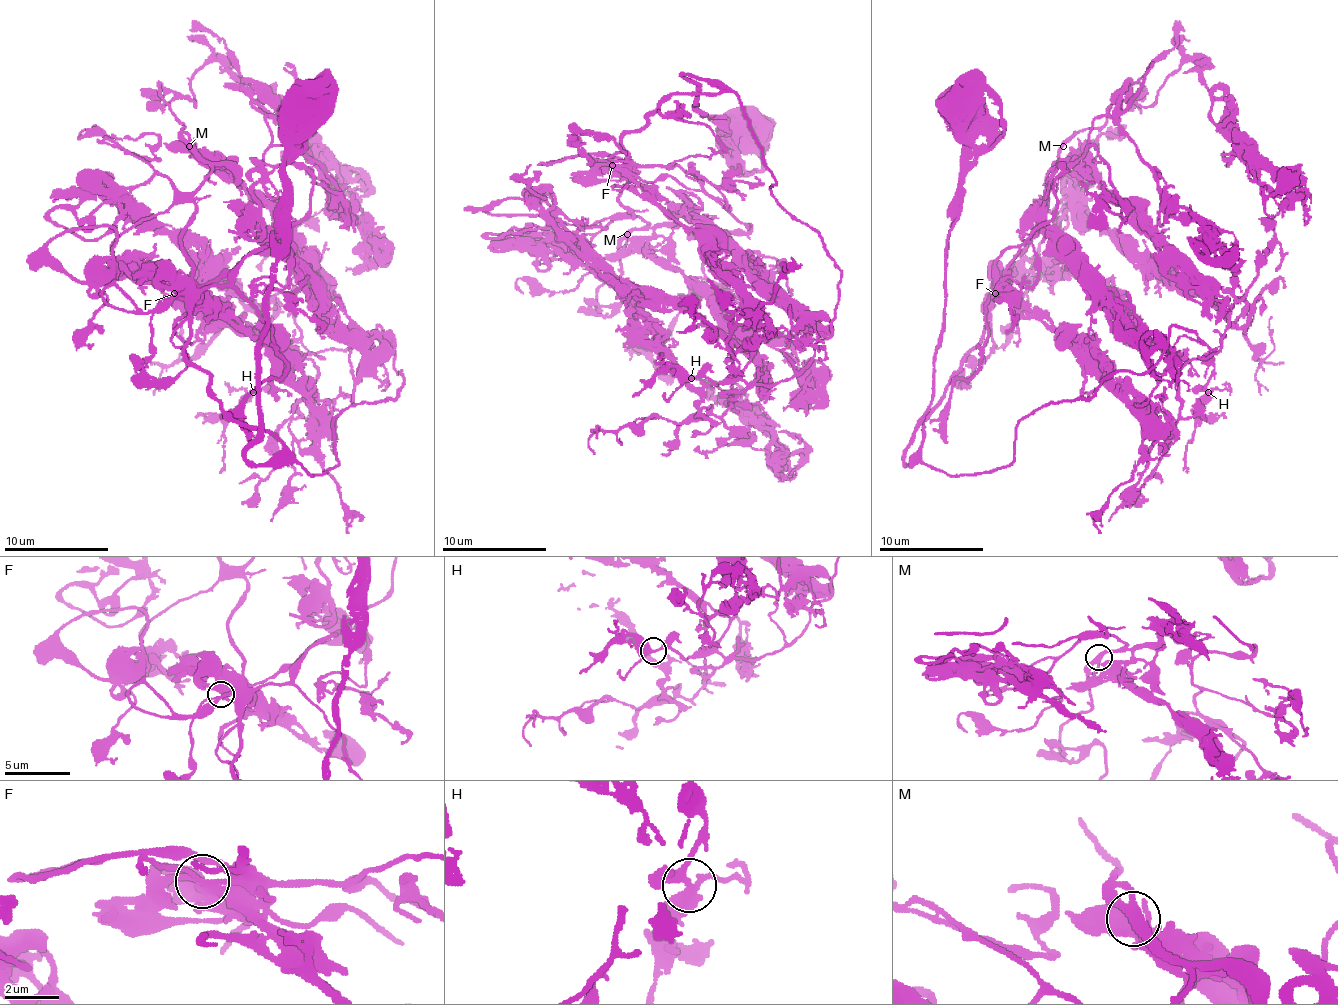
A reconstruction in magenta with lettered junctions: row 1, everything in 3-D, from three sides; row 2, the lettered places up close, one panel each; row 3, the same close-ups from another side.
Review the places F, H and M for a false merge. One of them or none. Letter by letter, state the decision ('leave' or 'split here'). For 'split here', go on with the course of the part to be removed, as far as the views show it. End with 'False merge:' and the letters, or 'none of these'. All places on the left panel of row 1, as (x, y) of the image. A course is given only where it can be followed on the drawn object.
F: leave
H: leave
M: leave
False merge: none of these

